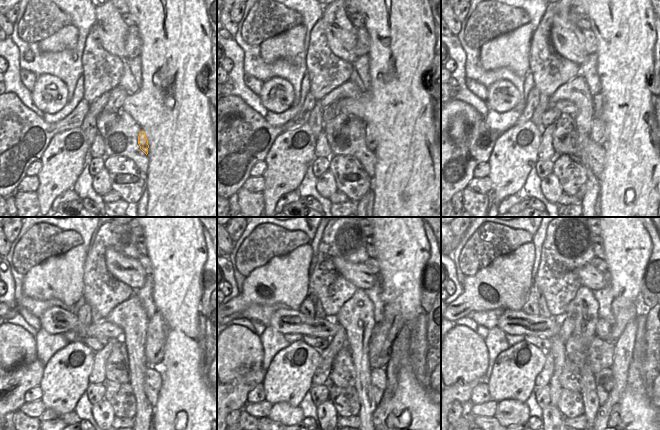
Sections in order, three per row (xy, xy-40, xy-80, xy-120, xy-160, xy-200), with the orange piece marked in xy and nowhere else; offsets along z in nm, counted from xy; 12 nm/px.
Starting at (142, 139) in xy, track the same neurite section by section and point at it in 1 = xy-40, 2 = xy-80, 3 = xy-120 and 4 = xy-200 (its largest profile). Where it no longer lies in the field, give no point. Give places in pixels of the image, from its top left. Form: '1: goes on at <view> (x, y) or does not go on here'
1: goes on at xy-40 (370, 140)
2: goes on at xy-80 (598, 133)
3: goes on at xy-120 (157, 329)
4: goes on at xy-200 (624, 310)

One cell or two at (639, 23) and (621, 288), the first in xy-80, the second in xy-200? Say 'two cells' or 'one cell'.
one cell

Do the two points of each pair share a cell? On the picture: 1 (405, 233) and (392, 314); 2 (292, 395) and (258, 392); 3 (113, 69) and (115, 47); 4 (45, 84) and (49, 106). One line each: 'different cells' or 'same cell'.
1: different cells
2: different cells
3: different cells
4: same cell

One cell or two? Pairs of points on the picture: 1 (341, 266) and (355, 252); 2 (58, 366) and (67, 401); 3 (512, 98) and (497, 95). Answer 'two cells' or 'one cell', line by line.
1: two cells
2: one cell
3: one cell

